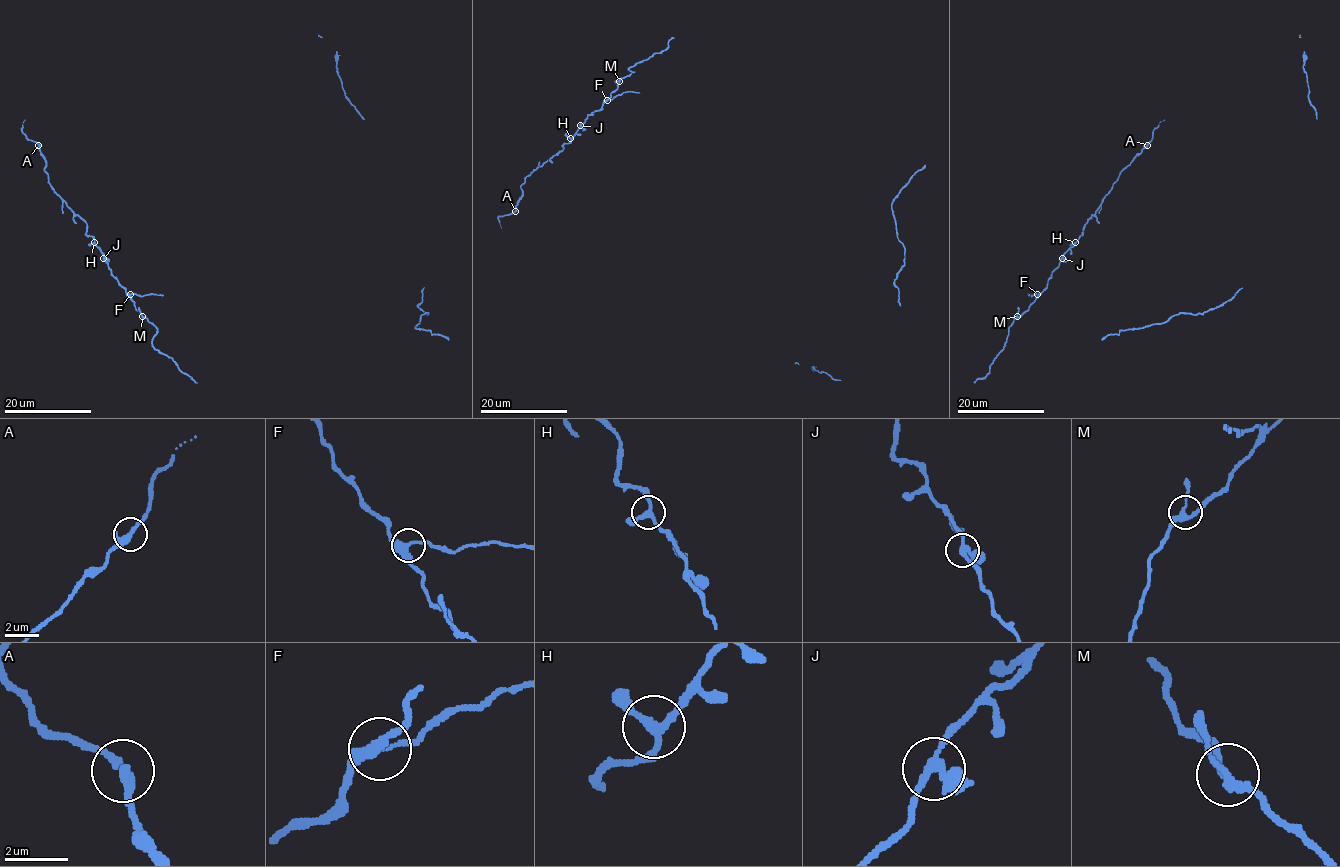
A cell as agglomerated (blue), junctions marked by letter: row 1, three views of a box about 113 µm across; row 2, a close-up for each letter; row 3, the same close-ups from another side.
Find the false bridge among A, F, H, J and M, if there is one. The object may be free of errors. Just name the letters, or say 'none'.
F

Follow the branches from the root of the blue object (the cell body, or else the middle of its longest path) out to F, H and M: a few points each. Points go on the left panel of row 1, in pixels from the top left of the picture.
F: (108, 268), (125, 292), (131, 294)
H: (108, 268), (103, 254), (94, 242)
M: (108, 268), (142, 316)

